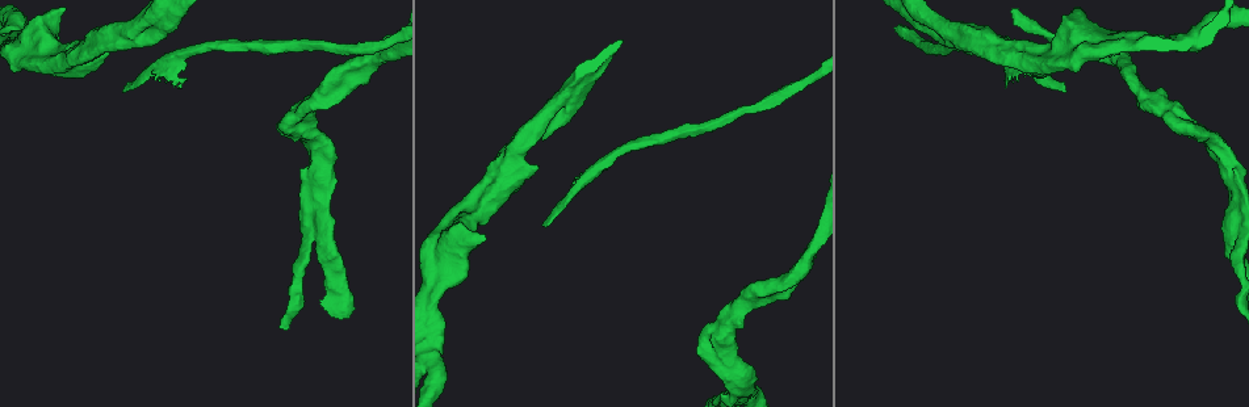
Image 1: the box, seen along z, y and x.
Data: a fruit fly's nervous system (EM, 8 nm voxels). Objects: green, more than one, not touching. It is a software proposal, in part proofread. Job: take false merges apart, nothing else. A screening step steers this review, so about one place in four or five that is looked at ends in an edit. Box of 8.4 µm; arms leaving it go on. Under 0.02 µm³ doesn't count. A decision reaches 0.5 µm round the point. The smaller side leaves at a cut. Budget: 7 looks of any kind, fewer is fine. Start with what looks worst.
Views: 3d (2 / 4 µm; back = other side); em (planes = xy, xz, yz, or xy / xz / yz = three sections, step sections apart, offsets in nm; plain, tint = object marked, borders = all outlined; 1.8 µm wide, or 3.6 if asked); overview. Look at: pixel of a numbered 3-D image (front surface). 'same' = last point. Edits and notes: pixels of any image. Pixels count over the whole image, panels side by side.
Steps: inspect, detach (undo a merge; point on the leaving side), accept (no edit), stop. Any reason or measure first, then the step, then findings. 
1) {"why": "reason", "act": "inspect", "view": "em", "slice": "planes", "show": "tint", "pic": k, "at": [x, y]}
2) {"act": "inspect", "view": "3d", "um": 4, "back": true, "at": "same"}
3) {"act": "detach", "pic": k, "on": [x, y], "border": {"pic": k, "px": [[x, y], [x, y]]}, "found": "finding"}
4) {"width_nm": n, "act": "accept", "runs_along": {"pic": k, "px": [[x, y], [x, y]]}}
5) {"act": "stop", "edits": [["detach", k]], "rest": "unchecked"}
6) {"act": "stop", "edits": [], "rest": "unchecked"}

{"why": "a fork", "act": "inspect", "view": "em", "slice": "planes", "show": "tint", "pic": 1, "at": [722, 336]}

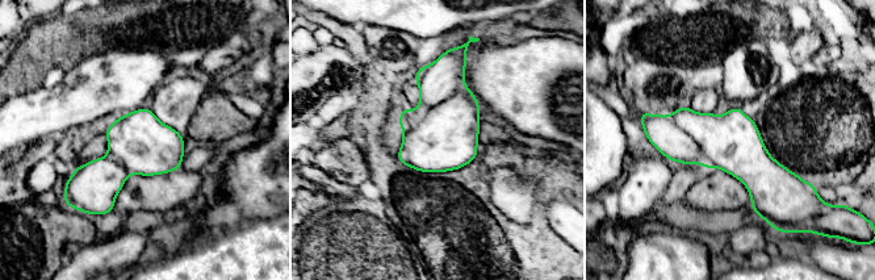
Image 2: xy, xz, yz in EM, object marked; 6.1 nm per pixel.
{"width_nm": 360, "act": "accept", "runs_along": {"pic": 2, "px": [[653, 134], [729, 142], [799, 182]]}, "found": "one neuron here"}

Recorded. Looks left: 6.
{"why": "three arms meet", "act": "inspect", "view": "3d", "um": 2, "pic": 1, "at": [969, 35]}

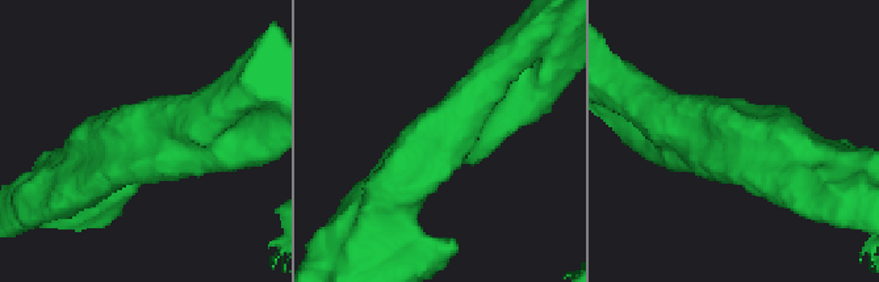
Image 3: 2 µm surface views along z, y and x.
{"why": "shape alone is not enough", "act": "inspect", "view": "em", "slice": "yz", "step": 8, "show": "tint", "pic": 3, "at": [733, 135]}

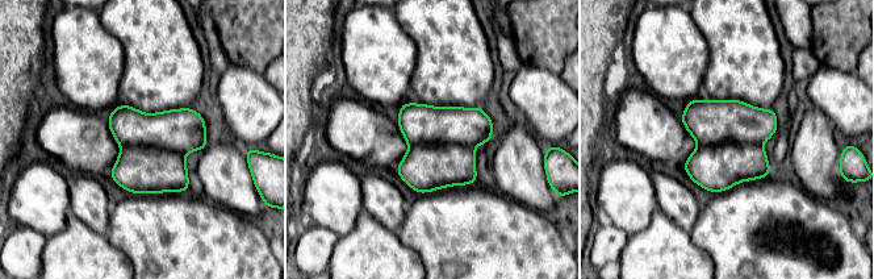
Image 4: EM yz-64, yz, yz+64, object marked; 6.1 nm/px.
{"width_nm": 400, "act": "detach", "pic": 4, "on": [426, 167], "found": "two neurons meet here"}

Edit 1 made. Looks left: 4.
{"why": "three-way junction", "act": "inspect", "view": "em", "slice": "yz", "step": 8, "show": "tint", "pic": 1, "at": [320, 185]}

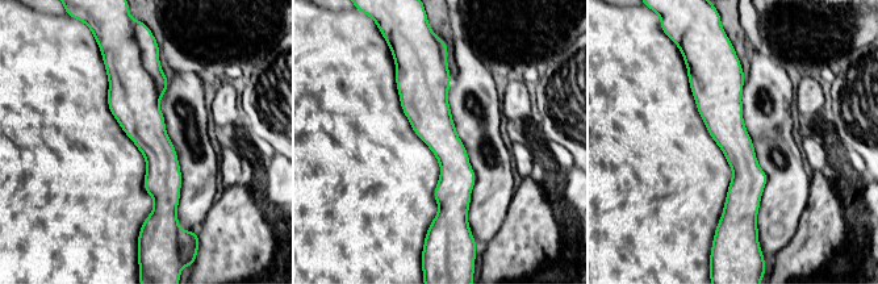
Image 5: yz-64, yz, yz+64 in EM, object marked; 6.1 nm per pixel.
{"act": "accept", "runs_along": {"pic": 5, "px": [[434, 59], [447, 217]]}, "found": "all the same neuron"}

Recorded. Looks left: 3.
{"act": "stop", "edits": [["detach", 4]], "rest": "unchecked"}

